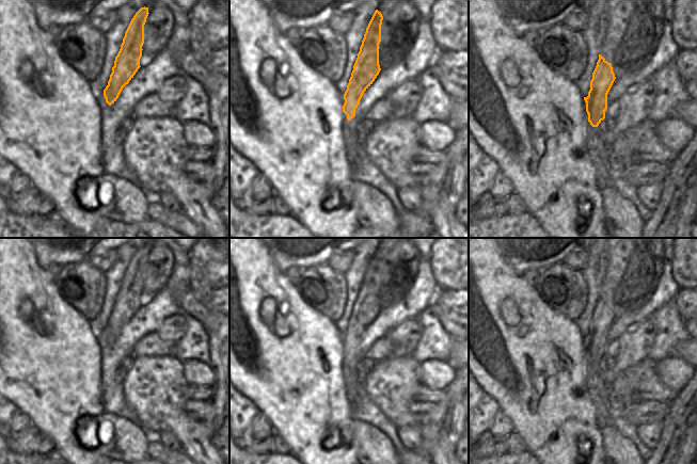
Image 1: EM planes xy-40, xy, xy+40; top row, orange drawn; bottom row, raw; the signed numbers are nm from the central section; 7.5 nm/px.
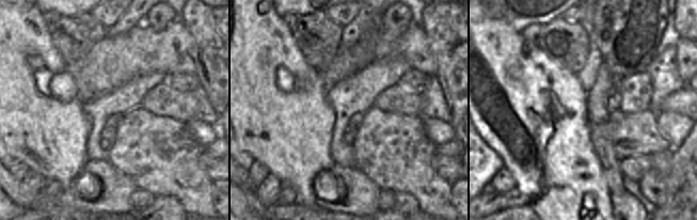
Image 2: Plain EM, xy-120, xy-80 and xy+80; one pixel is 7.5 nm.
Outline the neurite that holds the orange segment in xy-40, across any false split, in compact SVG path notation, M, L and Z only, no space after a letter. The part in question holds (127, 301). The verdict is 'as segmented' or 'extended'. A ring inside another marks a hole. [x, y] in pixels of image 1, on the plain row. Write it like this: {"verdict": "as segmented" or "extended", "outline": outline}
{"verdict": "extended", "outline": "M141 246L125 271L121 288L115 295L108 324L104 329L104 335L109 345L116 340L123 326L129 322L142 305L141 295L146 272L145 261L149 251L148 246Z"}

